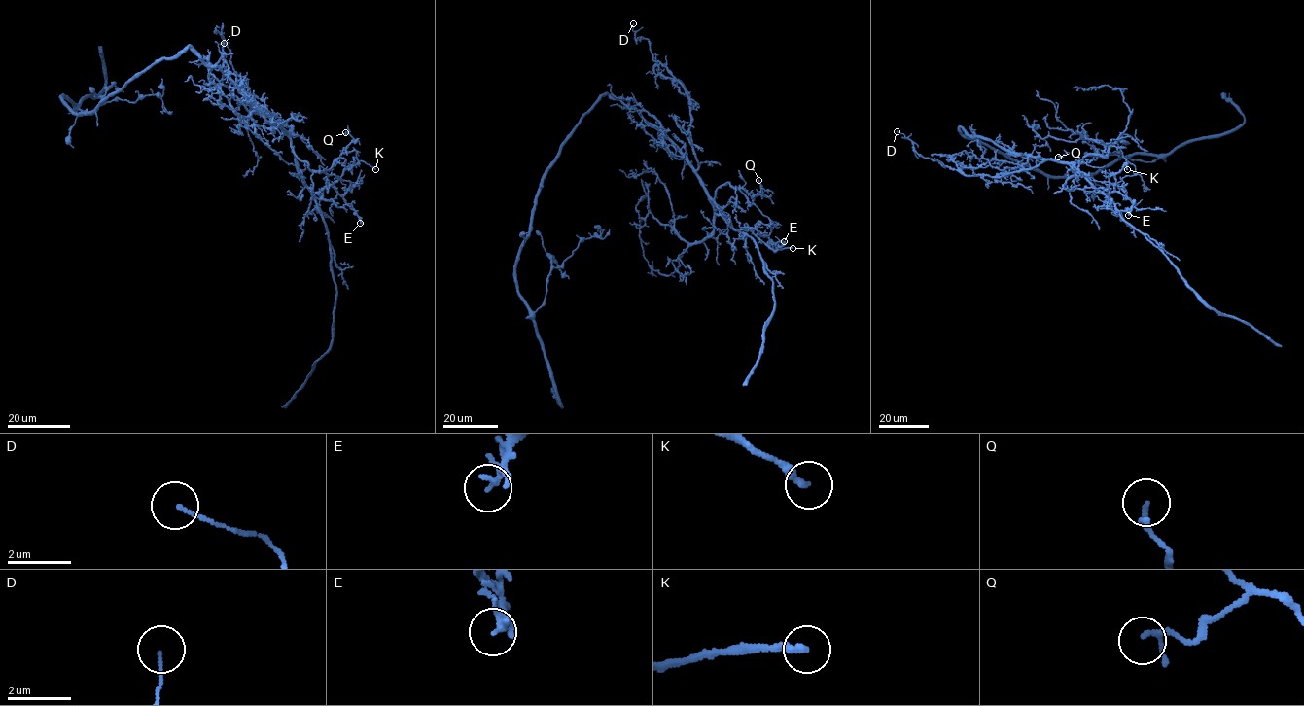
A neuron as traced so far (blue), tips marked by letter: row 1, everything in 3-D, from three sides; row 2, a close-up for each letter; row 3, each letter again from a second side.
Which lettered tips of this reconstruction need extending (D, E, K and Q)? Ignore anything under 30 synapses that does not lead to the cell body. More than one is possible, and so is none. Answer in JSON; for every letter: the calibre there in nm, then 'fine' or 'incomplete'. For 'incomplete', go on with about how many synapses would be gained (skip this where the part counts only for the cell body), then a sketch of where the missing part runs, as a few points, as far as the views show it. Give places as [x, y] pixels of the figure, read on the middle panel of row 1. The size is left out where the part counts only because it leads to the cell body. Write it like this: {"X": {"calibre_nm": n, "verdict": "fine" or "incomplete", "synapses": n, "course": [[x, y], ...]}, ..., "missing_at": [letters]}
{"D": {"calibre_nm": 100, "verdict": "fine"}, "E": {"calibre_nm": 180, "verdict": "fine"}, "K": {"calibre_nm": 260, "verdict": "fine"}, "Q": {"calibre_nm": 130, "verdict": "fine"}, "missing_at": []}

